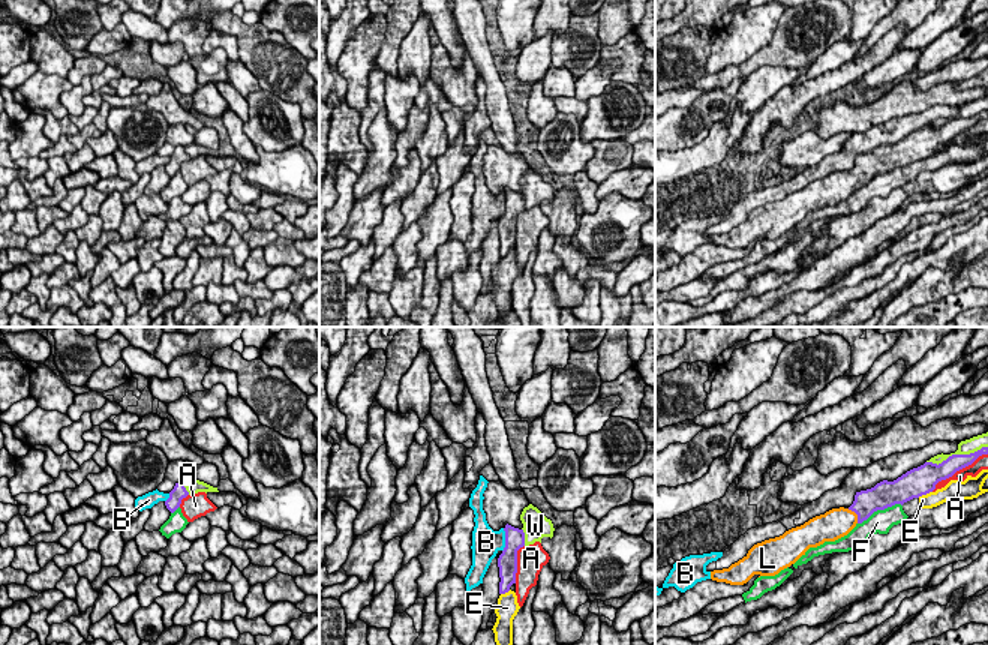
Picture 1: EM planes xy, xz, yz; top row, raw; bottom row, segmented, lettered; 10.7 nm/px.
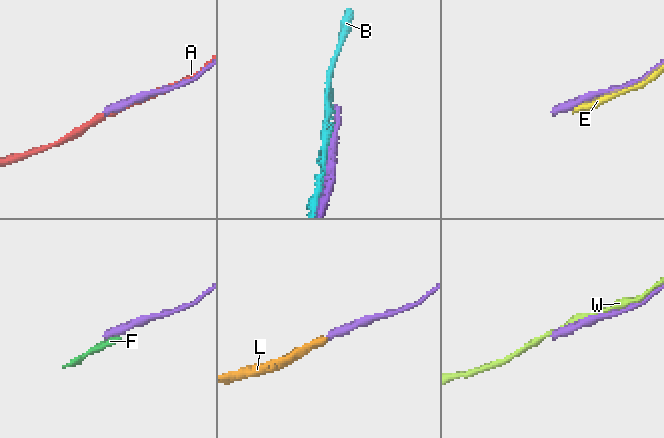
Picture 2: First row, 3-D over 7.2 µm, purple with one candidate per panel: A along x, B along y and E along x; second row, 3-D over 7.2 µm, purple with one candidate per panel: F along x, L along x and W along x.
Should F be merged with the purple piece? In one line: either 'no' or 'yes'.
no

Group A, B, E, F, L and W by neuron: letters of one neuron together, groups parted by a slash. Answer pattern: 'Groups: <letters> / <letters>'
Groups: A / B / E F / L / W

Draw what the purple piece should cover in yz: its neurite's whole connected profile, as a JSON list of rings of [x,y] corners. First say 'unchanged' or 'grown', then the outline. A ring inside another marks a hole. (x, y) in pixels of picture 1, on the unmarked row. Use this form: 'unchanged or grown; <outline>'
grown; [[[988,111],[970,118],[952,118],[942,128],[925,126],[894,146],[883,144],[874,152],[856,156],[849,172],[840,171],[816,180],[783,200],[754,208],[748,218],[729,232],[711,236],[711,243],[730,249],[744,249],[754,238],[775,240],[795,228],[810,212],[835,206],[847,200],[858,188],[874,176],[927,159],[942,144],[972,129],[979,120],[988,118]]]

